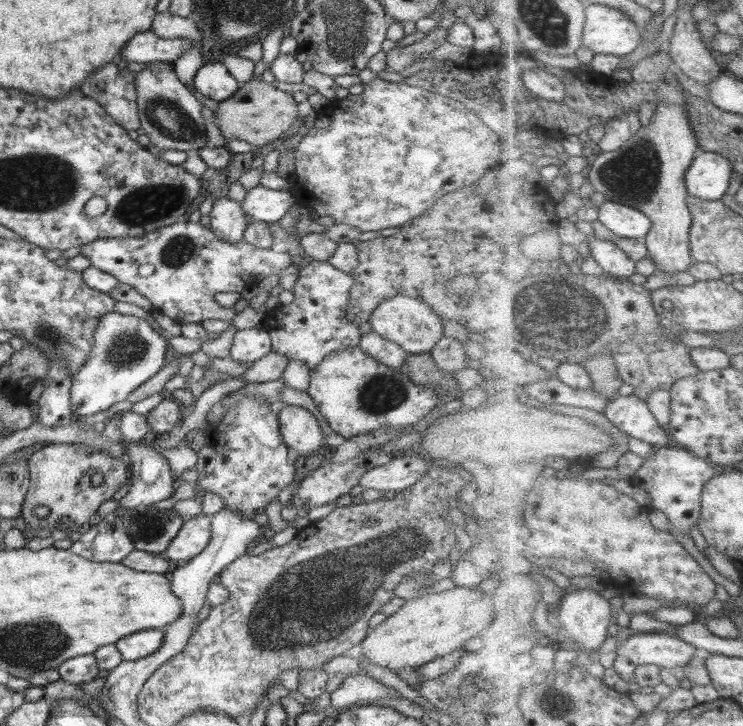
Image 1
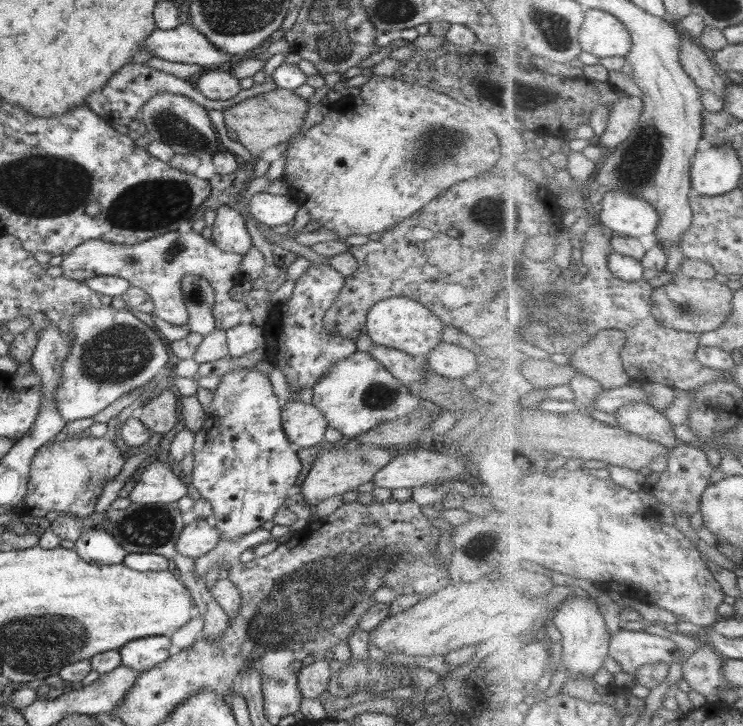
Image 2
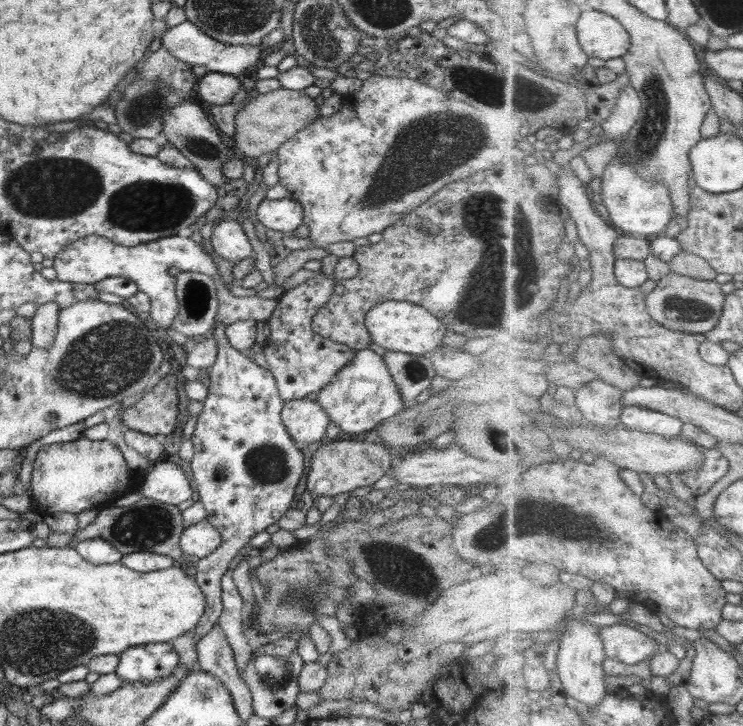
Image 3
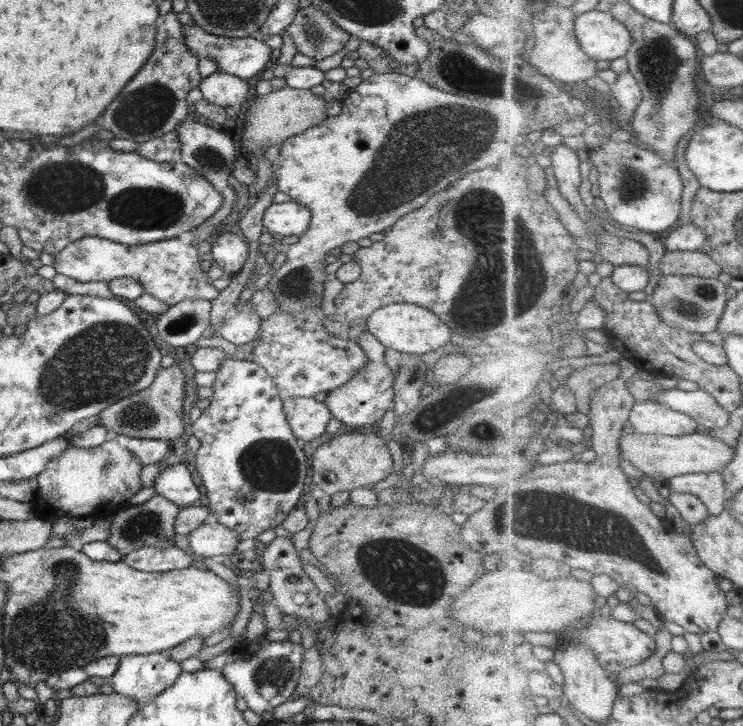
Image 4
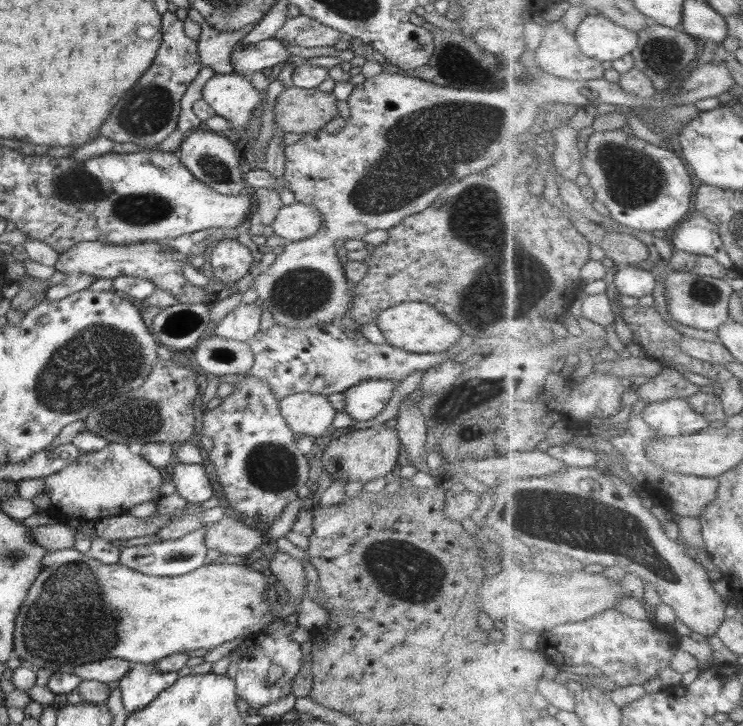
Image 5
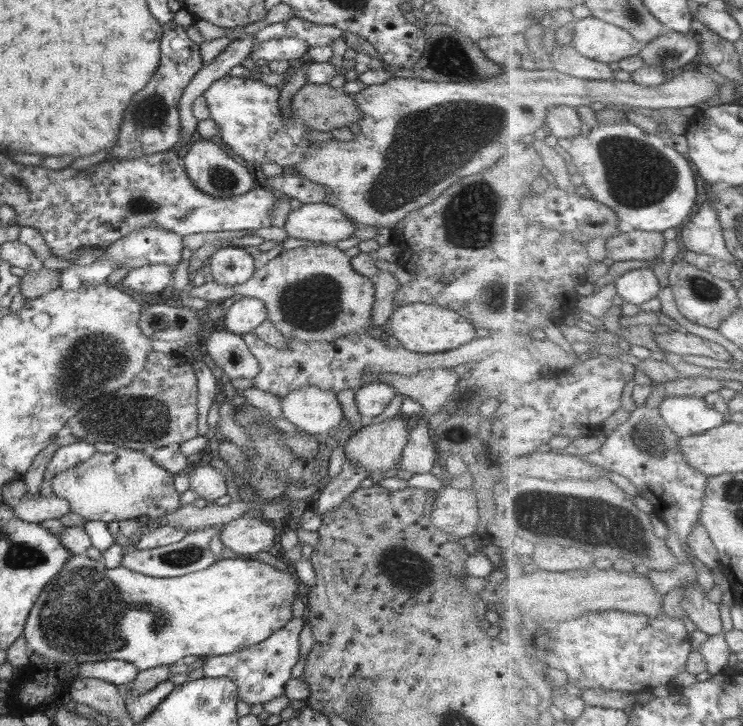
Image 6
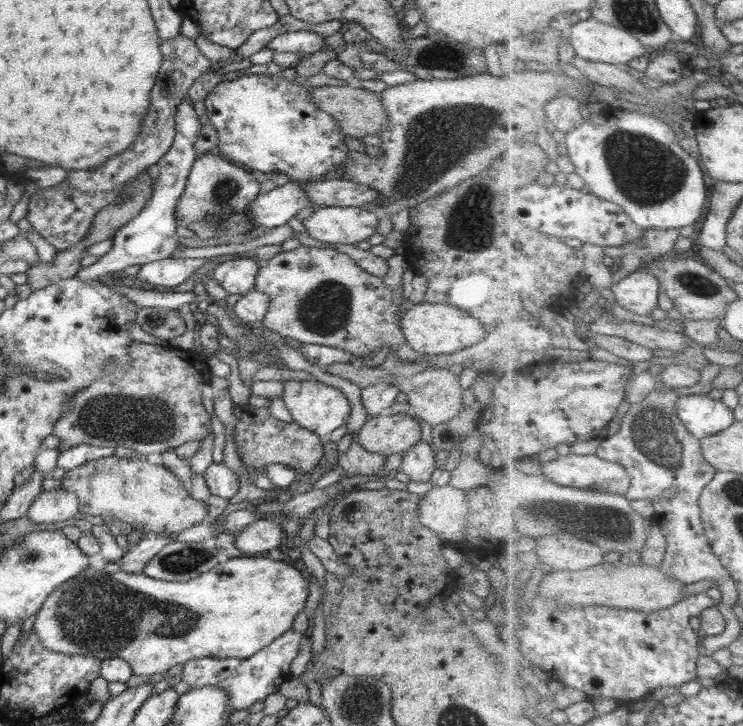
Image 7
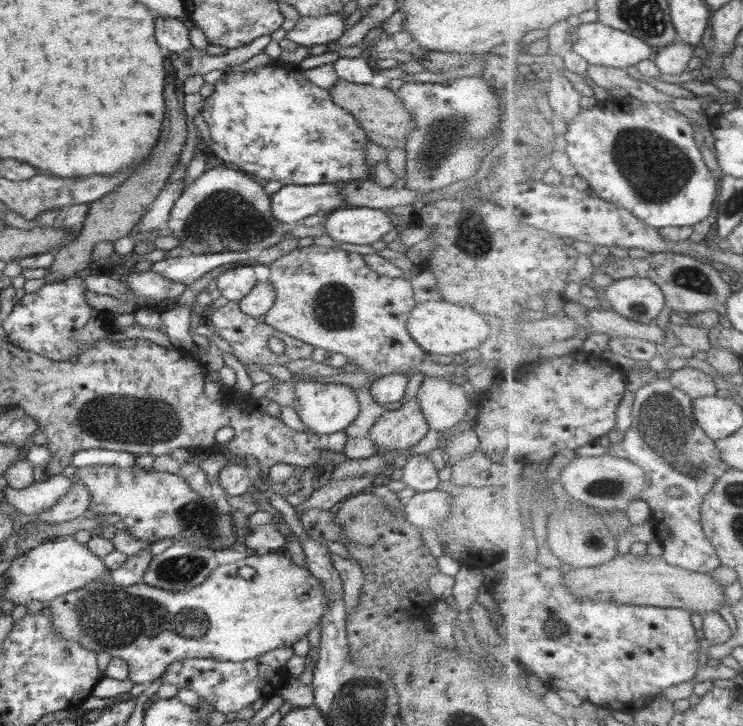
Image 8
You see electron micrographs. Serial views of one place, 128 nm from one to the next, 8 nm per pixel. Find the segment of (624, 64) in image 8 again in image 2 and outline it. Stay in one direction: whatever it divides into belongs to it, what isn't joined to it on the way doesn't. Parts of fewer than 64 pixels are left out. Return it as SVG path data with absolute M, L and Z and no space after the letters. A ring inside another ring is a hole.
M593 8L587 10L587 19L581 32L583 48L595 56L630 55L634 48L630 28L612 12Z

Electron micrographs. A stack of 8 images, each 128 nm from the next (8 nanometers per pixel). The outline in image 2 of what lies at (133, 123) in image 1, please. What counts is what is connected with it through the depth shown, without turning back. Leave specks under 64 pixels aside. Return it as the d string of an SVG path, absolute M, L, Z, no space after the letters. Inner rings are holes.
M128 63L122 66L110 80L106 82L106 86L102 86L100 90L88 94L88 99L86 100L86 105L94 110L98 115L100 115L104 120L114 124L122 124L128 126L132 120L139 118L140 109L147 101L150 101L158 92L174 92L182 94L181 96L186 96L190 98L193 102L200 104L203 108L208 110L228 110L248 98L253 98L257 94L263 92L269 92L270 90L276 89L276 83L274 80L264 82L262 84L254 83L249 89L241 89L236 97L230 100L210 100L205 98L200 91L196 88L193 82L186 81L183 78L177 78L174 75L167 74L164 71L156 70L154 68L148 67L146 63Z

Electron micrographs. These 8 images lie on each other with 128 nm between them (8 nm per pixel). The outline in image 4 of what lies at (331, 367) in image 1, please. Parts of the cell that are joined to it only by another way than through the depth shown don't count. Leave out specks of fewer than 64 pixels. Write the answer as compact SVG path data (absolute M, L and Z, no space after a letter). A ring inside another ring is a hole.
M368 331L361 334L357 344L369 357L368 364L346 384L328 393L328 397L324 400L332 416L342 422L344 430L360 430L374 425L388 409L393 408L394 404L395 376L384 362L387 349Z

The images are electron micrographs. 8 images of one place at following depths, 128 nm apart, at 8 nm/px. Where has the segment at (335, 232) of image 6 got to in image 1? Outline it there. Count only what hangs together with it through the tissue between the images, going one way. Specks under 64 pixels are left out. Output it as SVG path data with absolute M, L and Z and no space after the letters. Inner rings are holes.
M262 185L248 190L241 202L242 210L256 221L278 222L284 218L295 203L290 191L270 190Z

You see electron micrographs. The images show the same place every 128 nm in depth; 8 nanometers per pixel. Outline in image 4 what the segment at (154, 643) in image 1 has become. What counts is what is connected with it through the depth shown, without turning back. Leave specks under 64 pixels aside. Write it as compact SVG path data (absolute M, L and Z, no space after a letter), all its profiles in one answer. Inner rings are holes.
M170 649L156 652L156 654L136 654L136 656L120 657L120 664L111 677L108 678L115 692L138 700L141 704L158 696L165 688L170 687L176 682L178 676L182 674L179 662L174 662L170 658Z

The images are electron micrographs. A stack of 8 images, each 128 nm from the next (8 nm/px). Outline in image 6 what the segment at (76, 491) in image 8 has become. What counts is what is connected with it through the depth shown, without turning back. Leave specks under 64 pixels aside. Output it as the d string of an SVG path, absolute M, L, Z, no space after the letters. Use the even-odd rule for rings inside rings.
M40 493L24 496L13 509L13 513L20 520L36 524L52 518L60 519L68 512L70 512L68 502L54 493L50 496L42 496Z

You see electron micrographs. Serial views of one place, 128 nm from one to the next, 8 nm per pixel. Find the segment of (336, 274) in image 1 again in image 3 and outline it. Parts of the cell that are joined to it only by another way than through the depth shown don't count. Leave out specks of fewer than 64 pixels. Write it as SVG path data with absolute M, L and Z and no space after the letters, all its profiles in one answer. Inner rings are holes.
M321 272L315 278L285 291L278 299L278 305L267 321L270 336L264 346L267 370L277 383L282 400L306 399L311 393L318 393L336 377L346 364L354 360L357 351L346 344L334 343L311 329L313 317L330 300L336 285L336 278Z

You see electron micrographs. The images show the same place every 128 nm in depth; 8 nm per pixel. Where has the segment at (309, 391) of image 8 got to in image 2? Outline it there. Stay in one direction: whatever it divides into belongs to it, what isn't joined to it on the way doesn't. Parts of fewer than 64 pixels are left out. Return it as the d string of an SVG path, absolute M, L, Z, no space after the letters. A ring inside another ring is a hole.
M288 401L281 407L281 422L294 447L306 449L324 440L326 417L312 403Z

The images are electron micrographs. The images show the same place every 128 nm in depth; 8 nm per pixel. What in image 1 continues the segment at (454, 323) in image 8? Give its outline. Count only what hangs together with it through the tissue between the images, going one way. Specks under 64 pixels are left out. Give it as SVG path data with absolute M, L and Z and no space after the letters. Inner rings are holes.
M396 295L384 300L369 317L372 331L385 340L398 344L408 354L431 353L434 346L444 337L444 320L428 305L411 296Z

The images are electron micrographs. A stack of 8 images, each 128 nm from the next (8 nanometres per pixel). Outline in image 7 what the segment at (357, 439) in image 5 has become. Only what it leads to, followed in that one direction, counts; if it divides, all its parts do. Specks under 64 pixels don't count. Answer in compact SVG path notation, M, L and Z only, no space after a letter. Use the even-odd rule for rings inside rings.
M407 412L370 417L357 433L358 442L366 452L387 457L404 454L422 440L420 422Z

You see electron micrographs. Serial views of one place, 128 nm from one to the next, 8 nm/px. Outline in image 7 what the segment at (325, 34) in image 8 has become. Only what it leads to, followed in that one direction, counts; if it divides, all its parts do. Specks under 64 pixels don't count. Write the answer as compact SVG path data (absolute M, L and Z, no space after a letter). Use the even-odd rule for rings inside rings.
M296 31L287 32L276 36L268 42L267 46L273 52L305 52L315 53L324 48L326 40L316 31Z

